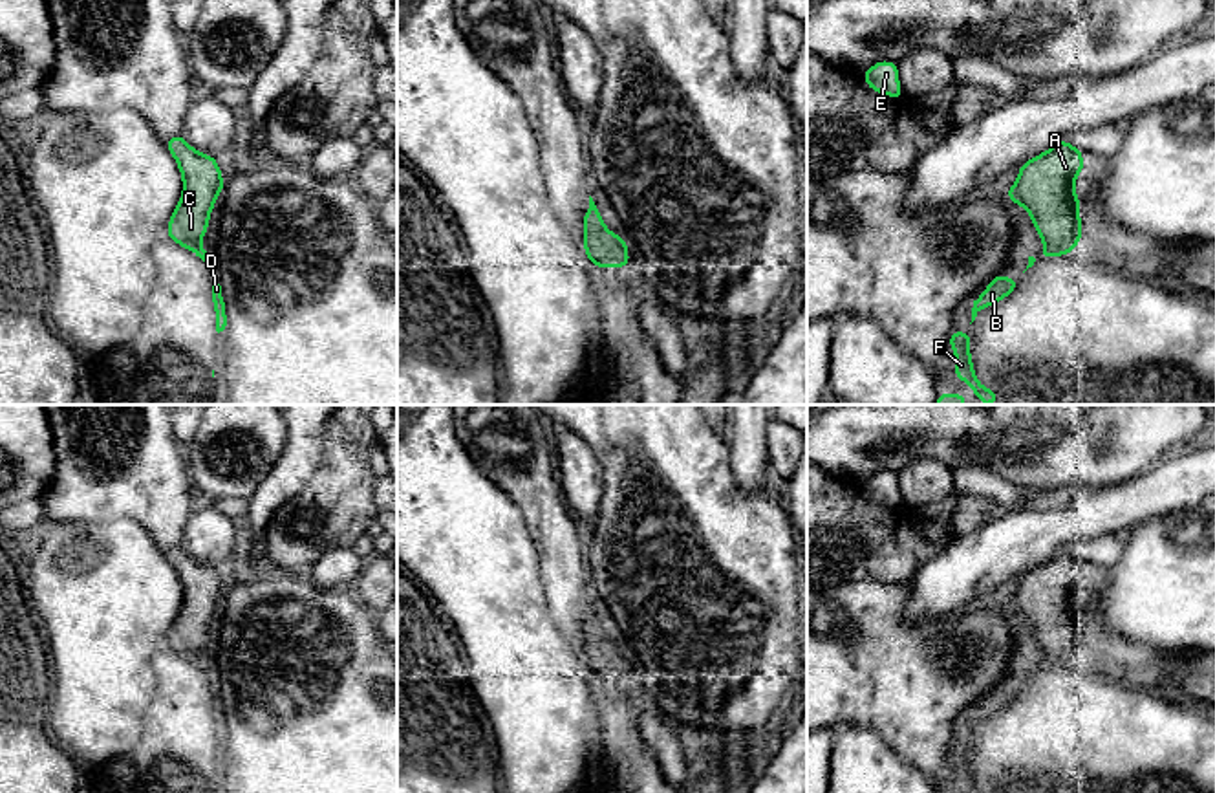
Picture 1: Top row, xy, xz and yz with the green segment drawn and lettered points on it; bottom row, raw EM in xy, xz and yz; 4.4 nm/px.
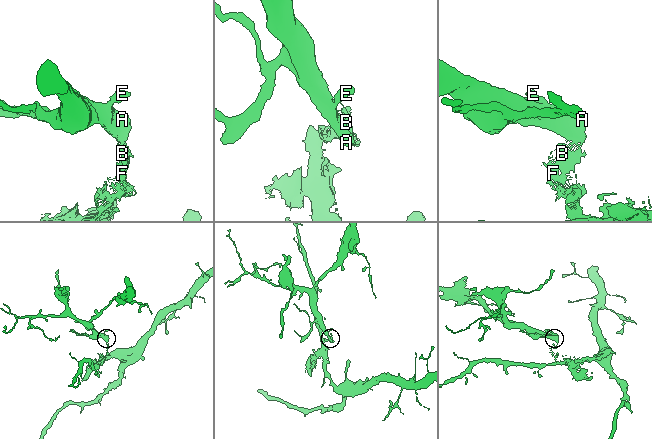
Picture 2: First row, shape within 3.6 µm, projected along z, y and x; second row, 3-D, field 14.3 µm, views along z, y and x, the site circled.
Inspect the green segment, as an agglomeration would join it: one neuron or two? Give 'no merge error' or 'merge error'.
merge error

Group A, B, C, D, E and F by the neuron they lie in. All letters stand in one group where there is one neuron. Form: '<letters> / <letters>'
A C E / B D F

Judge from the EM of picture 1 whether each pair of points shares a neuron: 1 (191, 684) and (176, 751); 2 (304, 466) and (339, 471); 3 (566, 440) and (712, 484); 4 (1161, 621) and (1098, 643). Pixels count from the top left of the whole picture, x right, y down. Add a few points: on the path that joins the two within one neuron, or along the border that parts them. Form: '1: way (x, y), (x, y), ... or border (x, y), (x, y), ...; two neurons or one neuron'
1: way (183, 700), (178, 735); one neuron
2: border (322, 460), (321, 467), (291, 500); two neurons
3: border (555, 425), (586, 444), (602, 488); two neurons
4: border (1095, 603), (1095, 614), (1107, 629), (1162, 652); two neurons

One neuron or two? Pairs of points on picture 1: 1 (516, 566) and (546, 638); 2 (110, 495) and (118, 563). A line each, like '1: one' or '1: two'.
1: one
2: two

